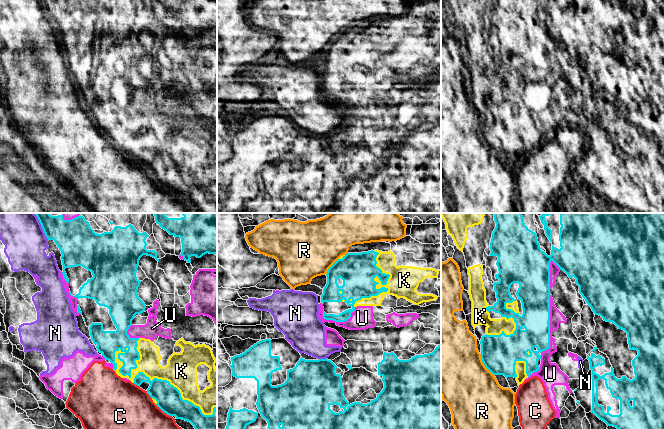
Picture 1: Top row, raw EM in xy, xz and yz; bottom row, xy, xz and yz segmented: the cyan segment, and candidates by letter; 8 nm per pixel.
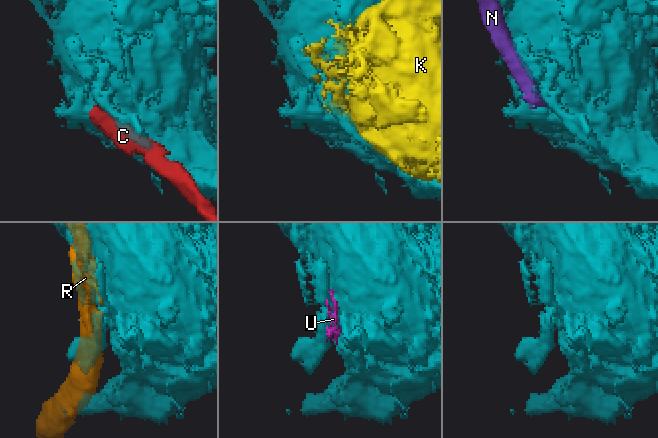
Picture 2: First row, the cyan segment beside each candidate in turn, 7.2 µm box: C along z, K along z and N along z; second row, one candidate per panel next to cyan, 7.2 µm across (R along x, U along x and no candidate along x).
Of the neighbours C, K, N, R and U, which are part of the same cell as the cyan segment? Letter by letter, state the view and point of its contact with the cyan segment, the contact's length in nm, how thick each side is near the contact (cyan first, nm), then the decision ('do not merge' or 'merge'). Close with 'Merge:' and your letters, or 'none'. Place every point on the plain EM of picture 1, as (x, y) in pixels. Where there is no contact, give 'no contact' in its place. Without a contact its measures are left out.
C: meets cyan in xy at (163, 187); contact 170 nm long; 200 nm thick on the cyan side, 500 nm on the other; do not merge
K: meets cyan in xz at (386, 64); contact 500 nm long; 260 nm thick on the cyan side, 240 nm on the other; do not merge
N: meets cyan in xy at (44, 8); contact 140 nm long; 280 nm thick on the cyan side, 340 nm on the other; do not merge
R: meets cyan in yz at (484, 140); contact 200 nm long; 300 nm thick on the cyan side, 480 nm on the other; do not merge
U: meets cyan in yz at (549, 101); contact 480 nm long; 240 nm thick on the cyan side, 110 nm on the other; merge
Merge: U

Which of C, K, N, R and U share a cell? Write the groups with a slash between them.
C N / K / R / U

